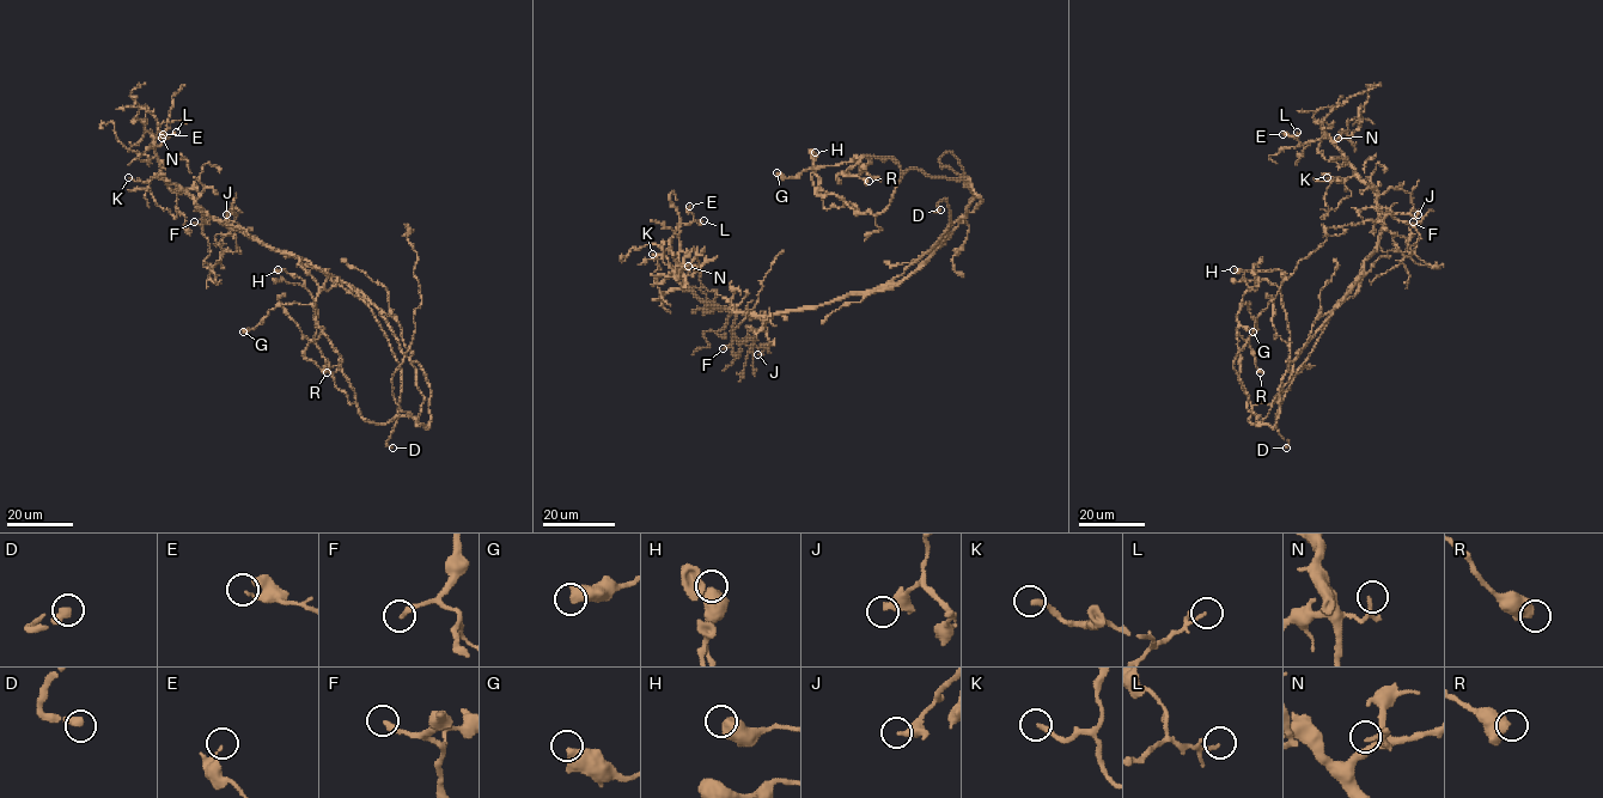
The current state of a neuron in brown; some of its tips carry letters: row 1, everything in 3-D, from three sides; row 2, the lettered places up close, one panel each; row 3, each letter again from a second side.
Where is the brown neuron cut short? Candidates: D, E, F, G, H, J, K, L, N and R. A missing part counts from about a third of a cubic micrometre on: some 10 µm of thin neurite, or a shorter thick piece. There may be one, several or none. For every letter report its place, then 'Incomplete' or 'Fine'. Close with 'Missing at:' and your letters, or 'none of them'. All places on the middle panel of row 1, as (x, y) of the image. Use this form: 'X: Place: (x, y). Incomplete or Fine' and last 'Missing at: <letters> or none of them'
D: Place: (940, 209). Incomplete
E: Place: (689, 206). Fine
F: Place: (723, 348). Incomplete
G: Place: (776, 172). Fine
H: Place: (815, 152). Fine
J: Place: (757, 354). Fine
K: Place: (652, 254). Fine
L: Place: (704, 220). Fine
N: Place: (688, 266). Fine
R: Place: (869, 181). Fine
Missing at: D, F

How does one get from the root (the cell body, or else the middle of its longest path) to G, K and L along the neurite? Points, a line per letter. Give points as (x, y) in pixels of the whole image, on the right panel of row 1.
G: (1324, 323), (1255, 424), (1239, 381), (1237, 316), (1245, 303), (1253, 332)
K: (1324, 323), (1361, 275), (1383, 231), (1369, 184), (1358, 175), (1327, 177)
L: (1324, 323), (1361, 275), (1383, 223), (1373, 190), (1345, 154), (1327, 138), (1299, 145), (1297, 132)

